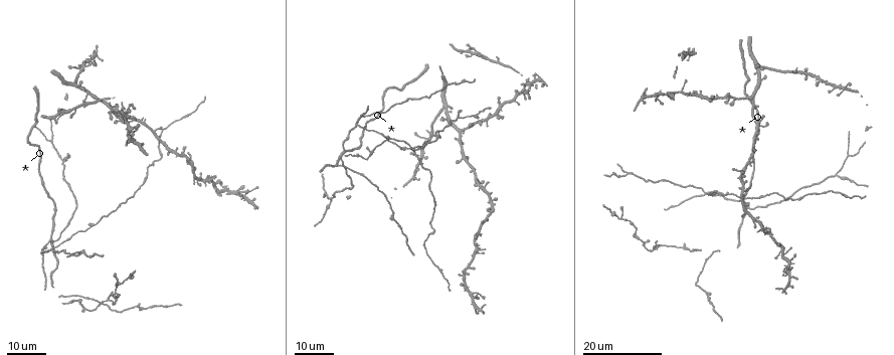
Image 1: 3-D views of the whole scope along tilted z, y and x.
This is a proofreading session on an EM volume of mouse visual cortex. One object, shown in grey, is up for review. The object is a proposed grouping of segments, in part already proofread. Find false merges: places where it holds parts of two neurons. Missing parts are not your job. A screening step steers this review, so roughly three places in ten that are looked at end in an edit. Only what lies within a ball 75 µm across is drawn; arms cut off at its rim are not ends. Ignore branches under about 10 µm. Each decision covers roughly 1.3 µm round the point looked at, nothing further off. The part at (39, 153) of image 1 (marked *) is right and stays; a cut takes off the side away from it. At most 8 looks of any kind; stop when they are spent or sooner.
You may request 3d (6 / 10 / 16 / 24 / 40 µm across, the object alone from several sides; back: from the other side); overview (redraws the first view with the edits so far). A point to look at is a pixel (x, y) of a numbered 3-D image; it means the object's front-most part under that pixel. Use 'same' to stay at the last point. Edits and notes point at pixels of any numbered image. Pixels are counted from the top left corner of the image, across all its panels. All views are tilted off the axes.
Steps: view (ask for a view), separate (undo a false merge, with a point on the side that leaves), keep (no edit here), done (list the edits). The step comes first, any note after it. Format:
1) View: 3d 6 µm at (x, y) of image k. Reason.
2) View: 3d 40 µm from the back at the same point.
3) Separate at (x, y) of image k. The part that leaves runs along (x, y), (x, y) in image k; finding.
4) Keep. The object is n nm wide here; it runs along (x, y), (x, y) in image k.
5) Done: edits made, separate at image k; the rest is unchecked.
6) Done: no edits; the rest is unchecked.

View: 3d 24 µm at (433, 141) of image 1. Three arms meet.

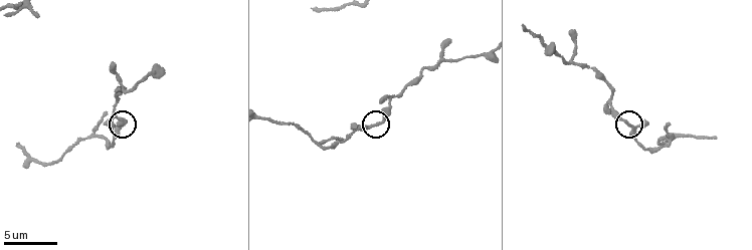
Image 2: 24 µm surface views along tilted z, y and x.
View: 3d 10 µm at (631, 124) of image 2. Closer look.

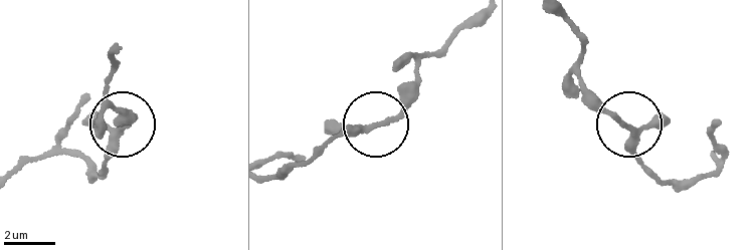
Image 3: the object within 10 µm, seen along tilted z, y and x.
Keep. 3 arms meet here; it runs along (268, 179), (306, 163), (349, 127), (388, 119), (418, 85) in image 3; all the same neuron.

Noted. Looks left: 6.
View: 3d 16 µm at (357, 125) of image 1. Branch point.

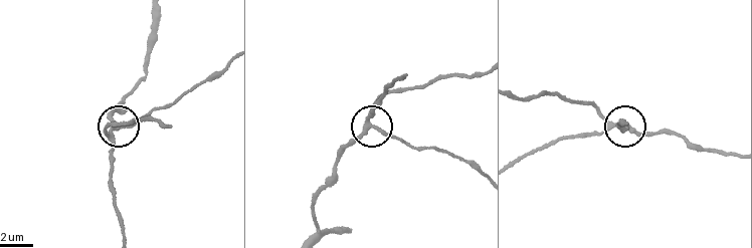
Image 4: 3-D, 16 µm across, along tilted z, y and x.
View: 3d 6 µm at (373, 125) of image 4.

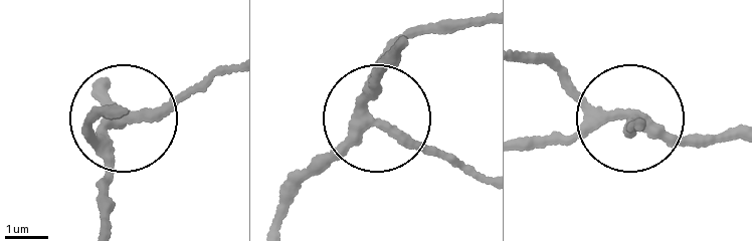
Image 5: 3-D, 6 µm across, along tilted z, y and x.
Keep. 3 arms meet here; it runs along (99, 93), (120, 126), (94, 137), (90, 122) in image 5; continuous, no second neuron.

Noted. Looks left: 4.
View: 3d 24 µm at (748, 207) of image 1. Small branch off a trunk.

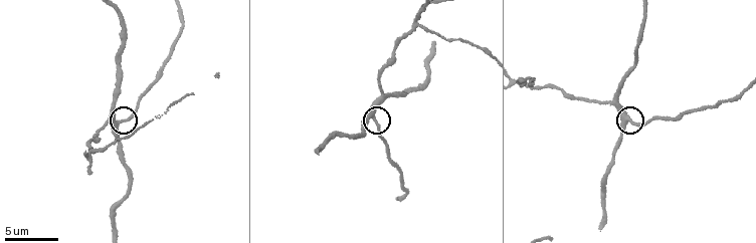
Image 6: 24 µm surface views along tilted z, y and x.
View: 3d 10 µm at (119, 124) of image 6. Zoom in.

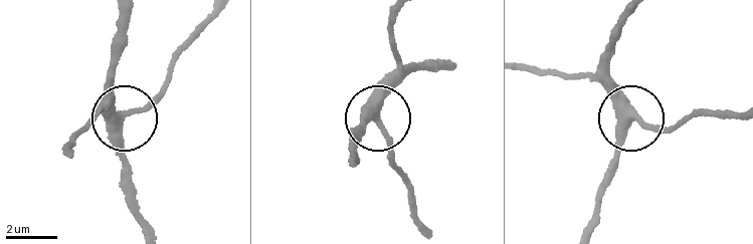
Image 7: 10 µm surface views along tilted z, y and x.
Keep. 3 arms meet here; continuous, no second neuron.

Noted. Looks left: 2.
View: 3d 16 µm at (102, 136) of image 2. Three-way junction.

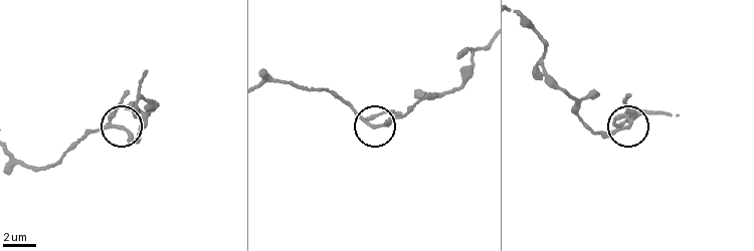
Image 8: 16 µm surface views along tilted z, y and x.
Keep. It runs along (265, 83), (284, 81), (325, 89), (376, 127), (398, 116) in image 8; one neuron here.

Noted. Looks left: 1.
Done: no edits; the rest is unchecked.

